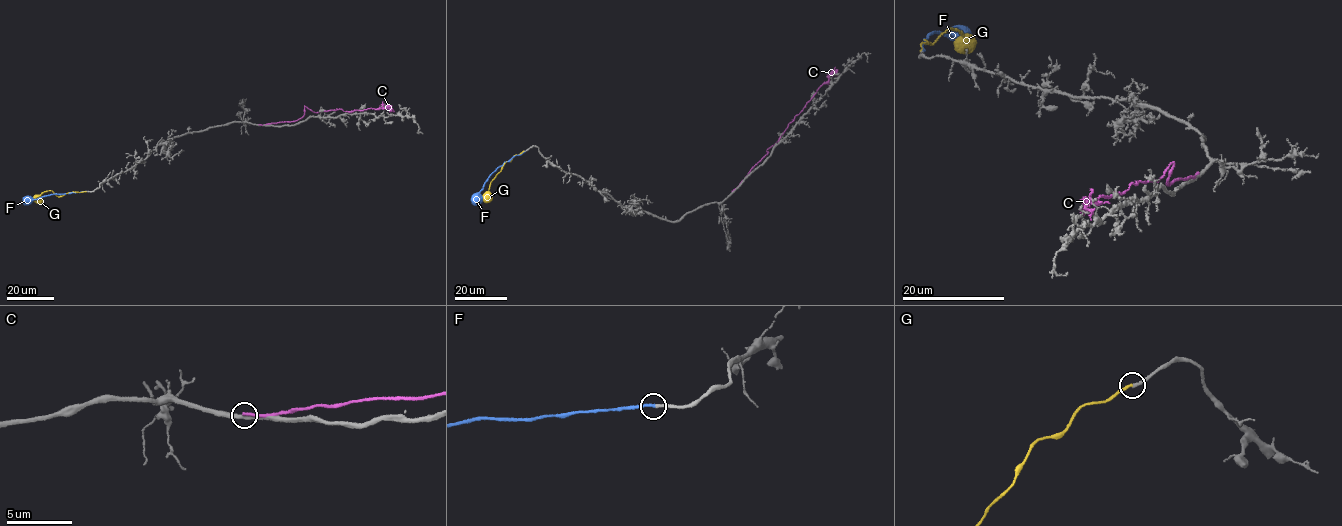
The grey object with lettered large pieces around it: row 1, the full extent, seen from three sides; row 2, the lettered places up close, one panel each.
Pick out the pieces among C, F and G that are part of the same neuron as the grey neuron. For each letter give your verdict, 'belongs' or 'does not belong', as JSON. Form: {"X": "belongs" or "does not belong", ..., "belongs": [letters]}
{"C": "does not belong", "F": "belongs", "G": "does not belong", "belongs": ["F"]}

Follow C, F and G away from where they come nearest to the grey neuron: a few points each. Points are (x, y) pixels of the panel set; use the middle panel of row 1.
C: (732, 191), (820, 87), (828, 82), (830, 76), (842, 74)
F: (524, 152), (497, 167), (475, 200)
G: (524, 151), (506, 161), (485, 194), (487, 201)

